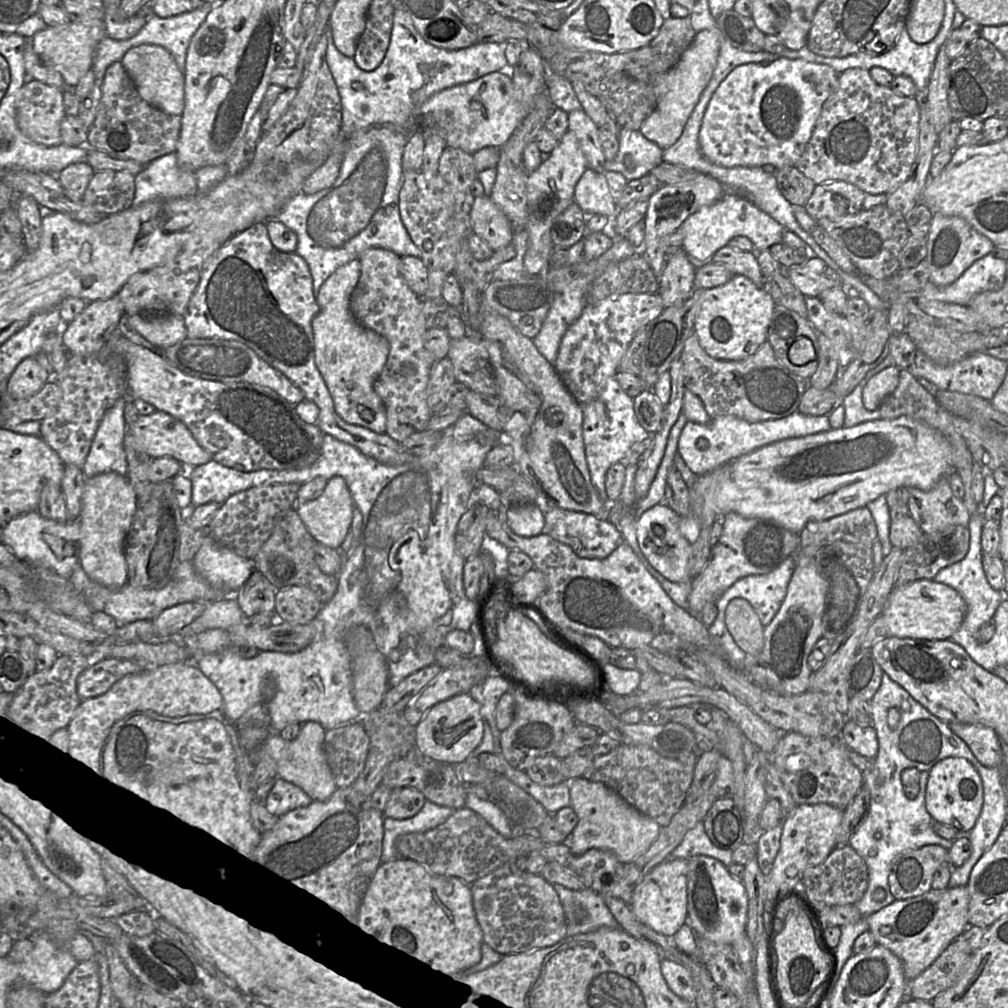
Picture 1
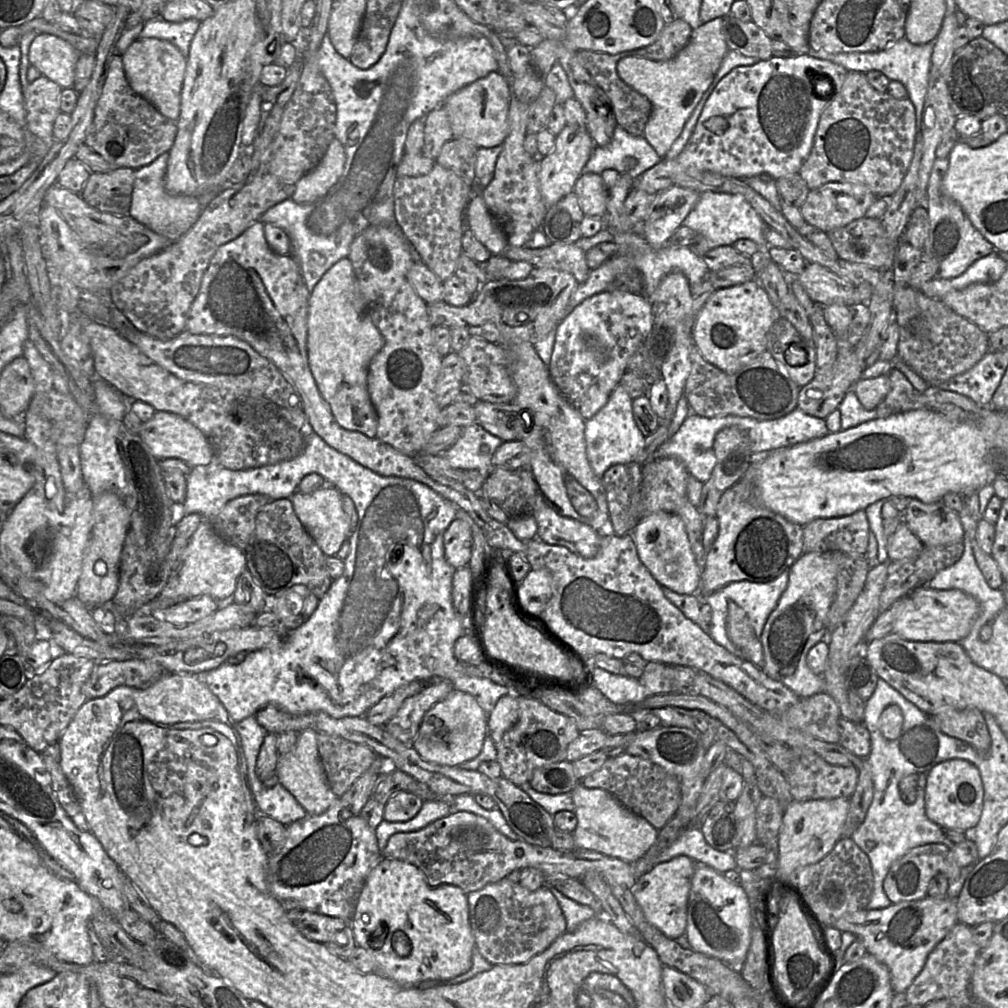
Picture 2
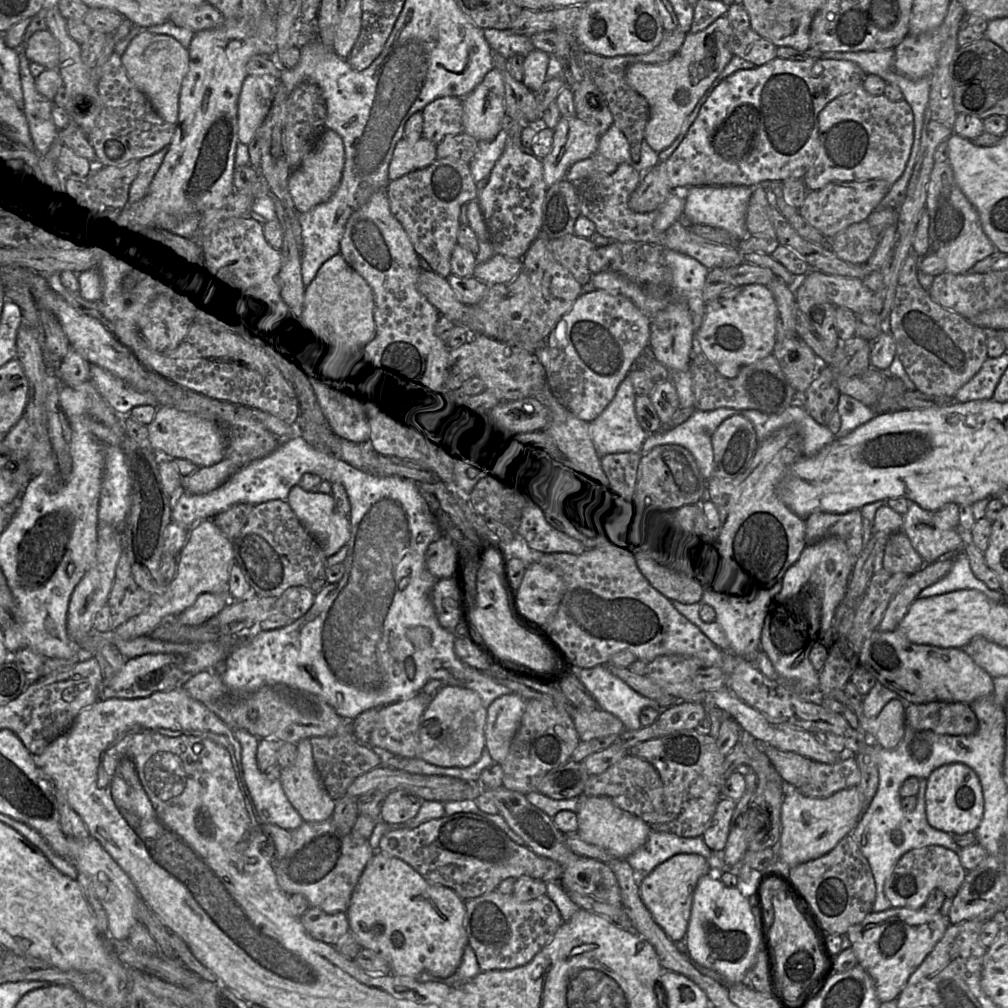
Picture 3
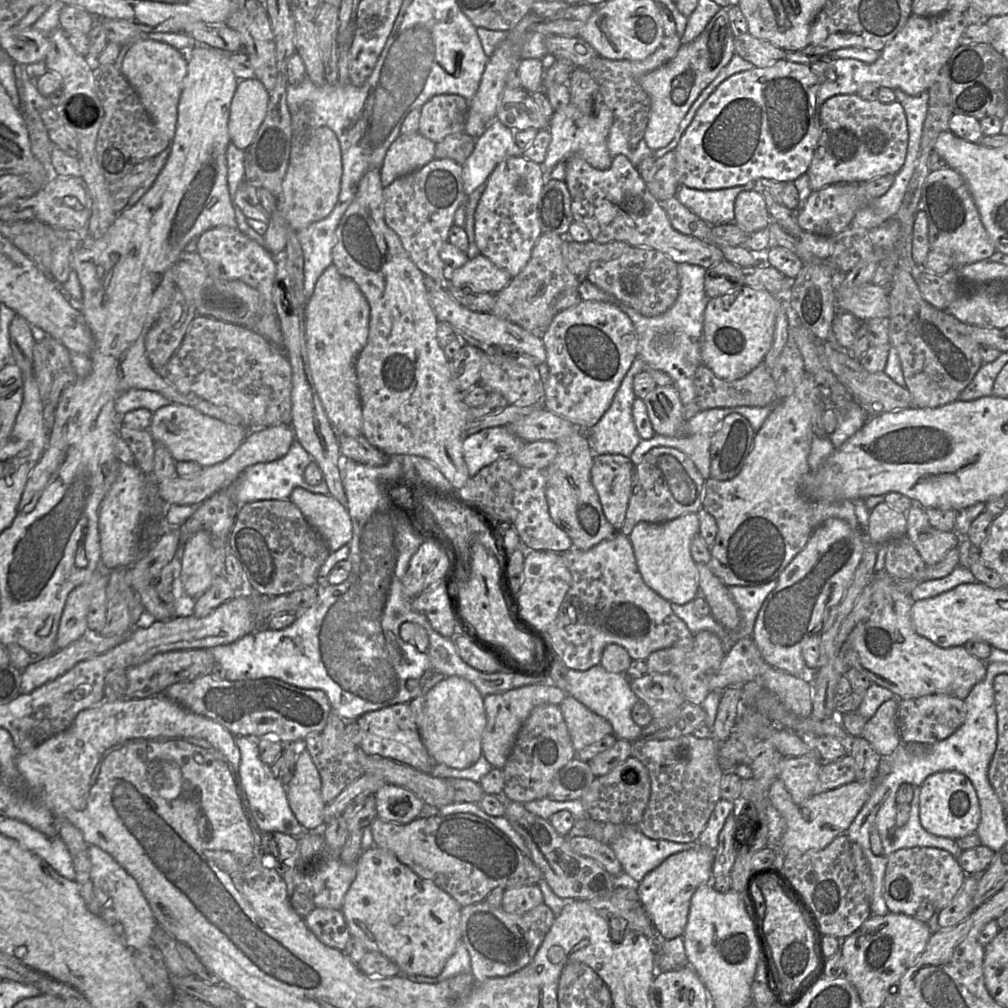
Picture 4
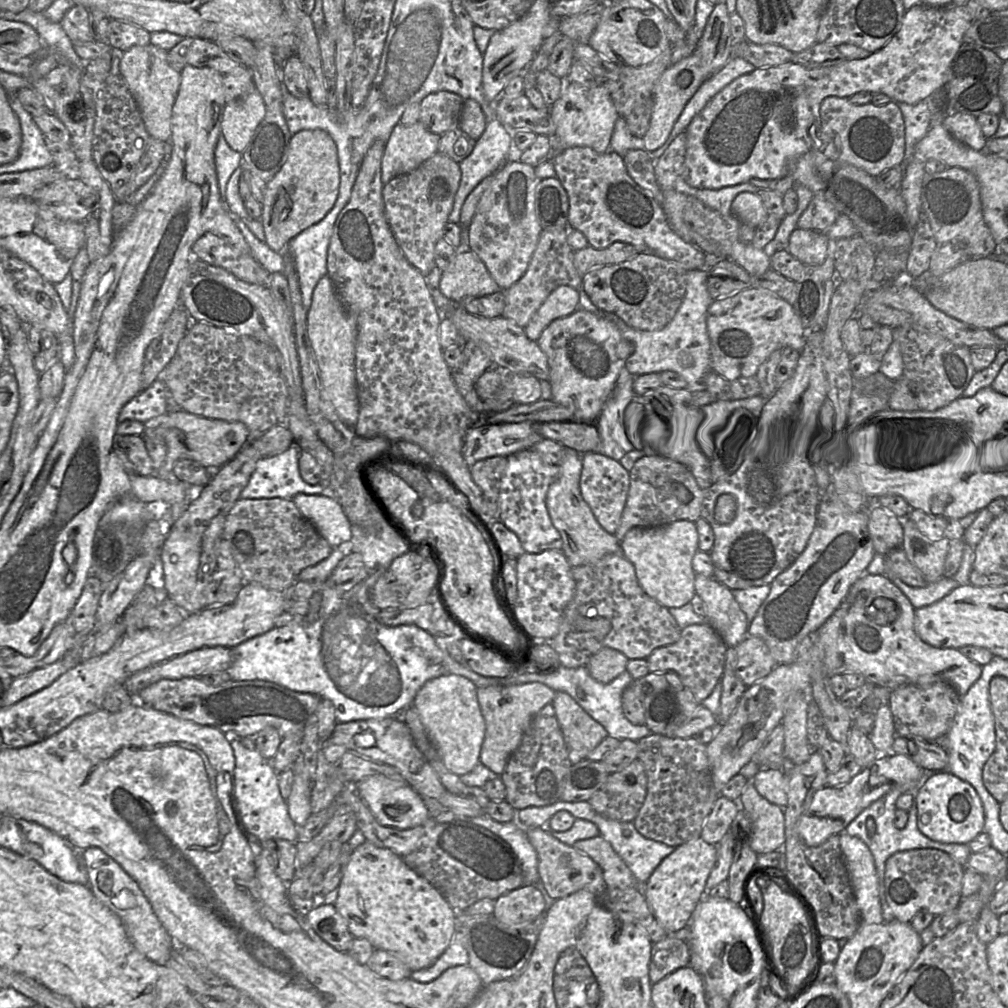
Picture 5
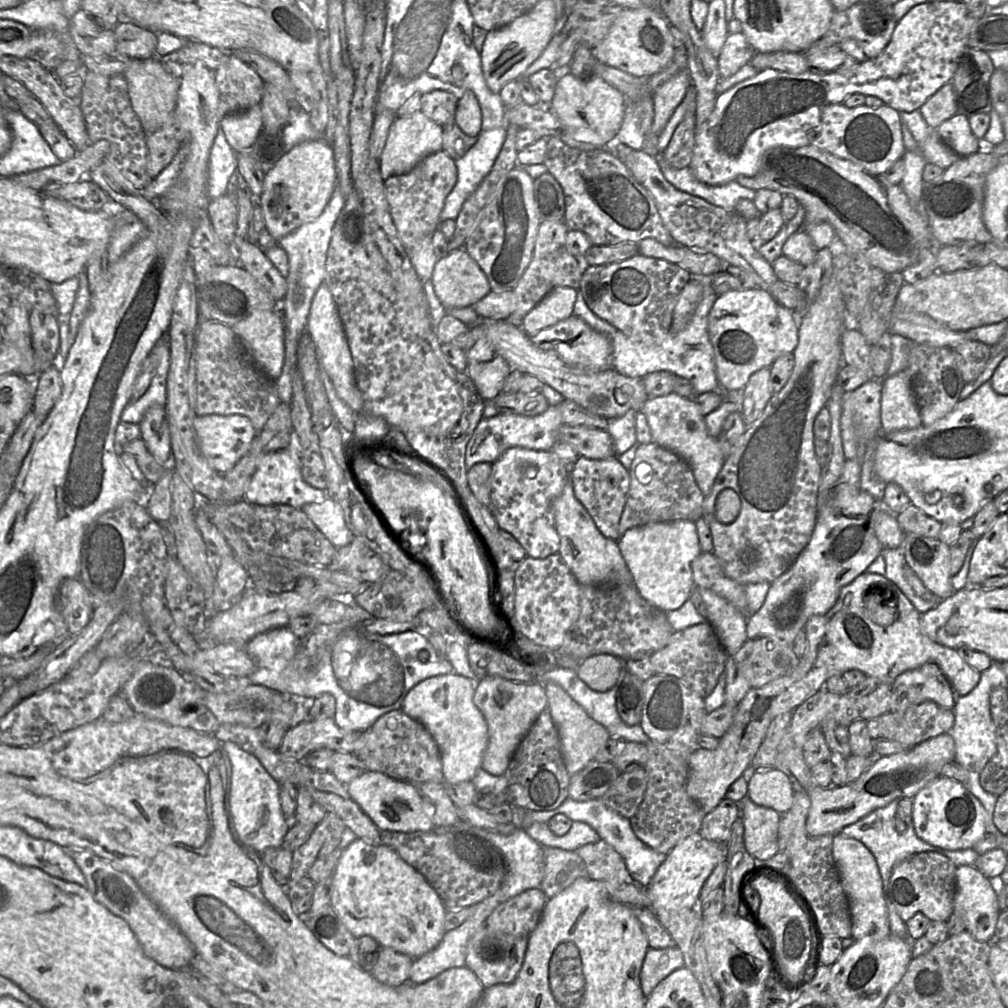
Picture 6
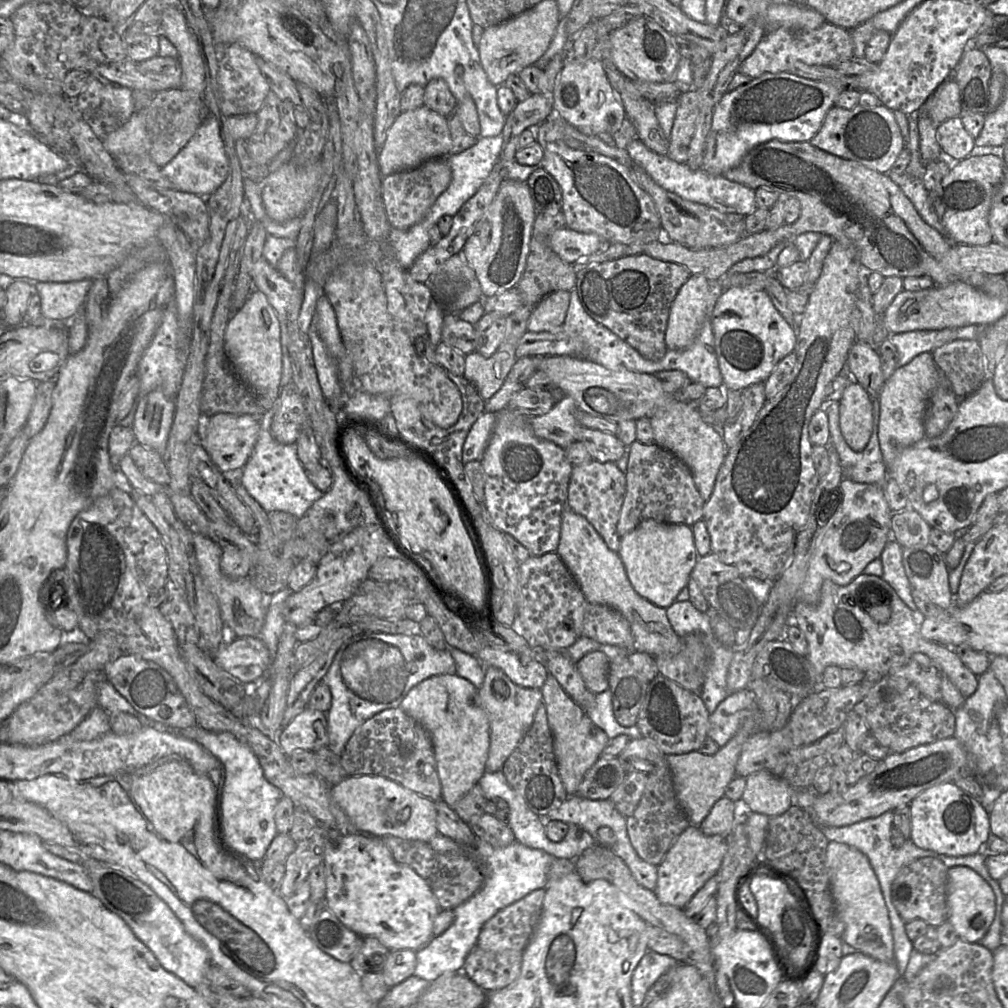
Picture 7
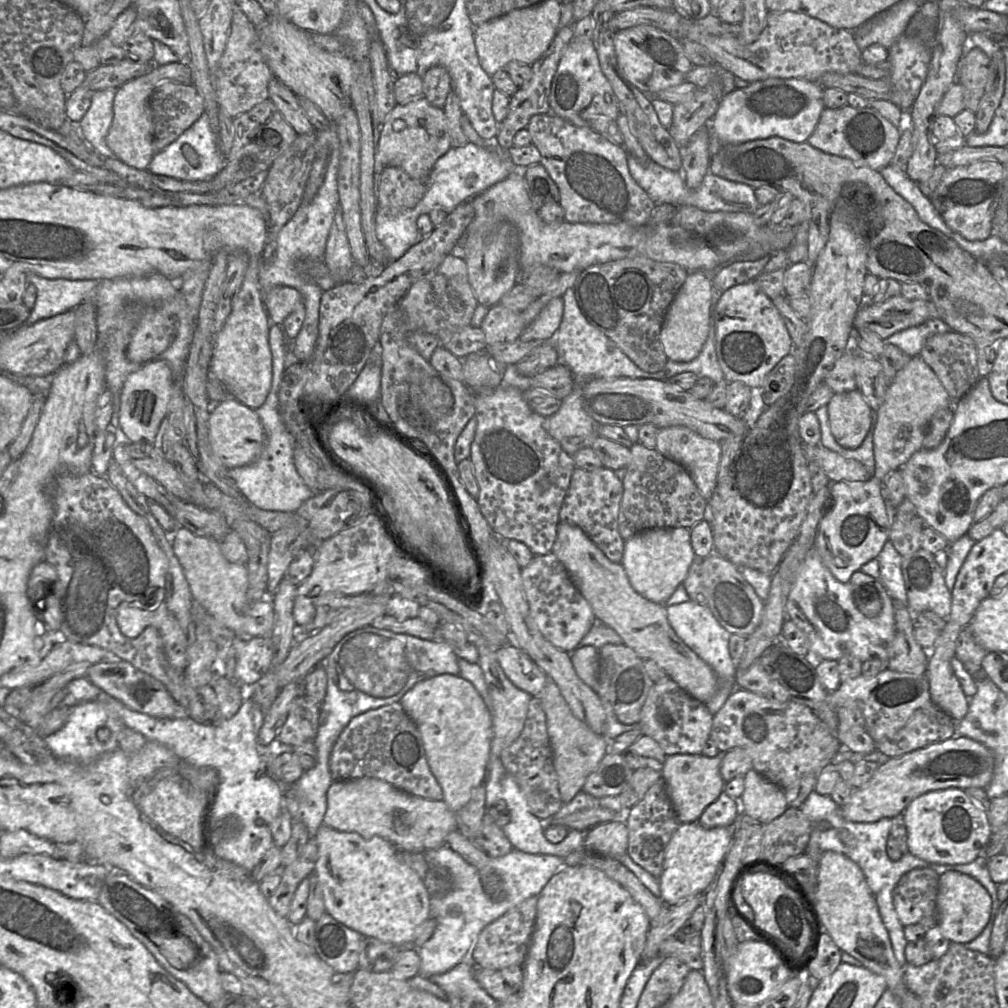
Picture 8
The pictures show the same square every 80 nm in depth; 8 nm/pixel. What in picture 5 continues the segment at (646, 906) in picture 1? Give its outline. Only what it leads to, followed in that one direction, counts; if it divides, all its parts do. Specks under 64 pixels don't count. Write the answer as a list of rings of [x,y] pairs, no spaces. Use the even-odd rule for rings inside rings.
[[[701,837],[679,845],[654,870],[648,881],[642,885],[643,894],[660,925],[668,935],[682,931],[699,902],[705,896],[708,877],[717,860],[717,847]]]

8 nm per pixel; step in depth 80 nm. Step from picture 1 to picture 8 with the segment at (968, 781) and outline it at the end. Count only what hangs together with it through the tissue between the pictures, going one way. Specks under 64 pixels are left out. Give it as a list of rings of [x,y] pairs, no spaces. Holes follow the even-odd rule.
[[[950,787],[926,792],[904,809],[908,852],[934,864],[966,864],[983,853],[992,829],[987,812],[977,807],[964,789]]]

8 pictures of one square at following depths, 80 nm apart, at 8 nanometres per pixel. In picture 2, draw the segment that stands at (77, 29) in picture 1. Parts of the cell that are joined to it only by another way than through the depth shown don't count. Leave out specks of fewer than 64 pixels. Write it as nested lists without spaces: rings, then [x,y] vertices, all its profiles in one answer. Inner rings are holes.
[[[38,34],[29,47],[30,64],[63,89],[73,88],[79,58],[72,44],[52,34]]]

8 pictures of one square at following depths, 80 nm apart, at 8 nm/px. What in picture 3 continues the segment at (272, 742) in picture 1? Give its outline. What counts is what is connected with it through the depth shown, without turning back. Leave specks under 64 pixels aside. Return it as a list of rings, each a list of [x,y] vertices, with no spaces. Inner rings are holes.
[[[310,739],[297,744],[294,763],[283,769],[280,778],[284,792],[304,822],[329,820],[336,801],[325,789],[313,759]]]

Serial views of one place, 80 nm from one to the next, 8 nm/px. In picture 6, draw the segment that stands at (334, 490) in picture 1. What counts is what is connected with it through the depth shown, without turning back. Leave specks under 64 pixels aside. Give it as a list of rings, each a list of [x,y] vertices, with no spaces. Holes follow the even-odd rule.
[[[332,499],[305,504],[301,510],[335,547],[343,547],[353,539],[345,524],[341,506]]]

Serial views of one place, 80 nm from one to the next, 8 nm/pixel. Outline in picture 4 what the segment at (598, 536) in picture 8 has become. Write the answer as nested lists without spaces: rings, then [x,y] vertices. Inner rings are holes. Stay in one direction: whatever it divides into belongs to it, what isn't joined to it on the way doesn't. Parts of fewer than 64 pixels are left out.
[[[617,454],[595,455],[590,471],[603,513],[619,531],[623,525],[632,493],[635,465],[628,457]]]

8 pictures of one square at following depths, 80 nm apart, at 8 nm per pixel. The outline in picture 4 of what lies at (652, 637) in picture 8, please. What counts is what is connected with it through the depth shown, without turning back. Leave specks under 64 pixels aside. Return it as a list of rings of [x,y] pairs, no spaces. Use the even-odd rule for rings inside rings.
[[[583,432],[562,437],[555,440],[555,443],[557,455],[545,469],[548,511],[553,522],[570,537],[573,548],[589,550],[617,532],[607,521],[598,494],[591,483],[590,471],[595,454],[588,435]]]

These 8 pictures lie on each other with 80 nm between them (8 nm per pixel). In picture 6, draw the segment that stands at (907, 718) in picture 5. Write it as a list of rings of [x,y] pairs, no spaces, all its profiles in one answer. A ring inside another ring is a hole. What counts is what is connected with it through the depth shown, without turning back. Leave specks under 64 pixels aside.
[[[932,662],[901,673],[891,687],[894,707],[890,713],[896,719],[902,719],[909,706],[928,700],[953,710],[959,697],[941,669]]]

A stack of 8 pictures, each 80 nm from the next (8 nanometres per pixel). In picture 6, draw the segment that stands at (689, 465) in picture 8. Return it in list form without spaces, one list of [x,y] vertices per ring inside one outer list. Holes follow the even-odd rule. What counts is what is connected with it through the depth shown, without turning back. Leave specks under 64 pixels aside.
[[[673,391],[667,395],[649,397],[641,410],[647,418],[652,442],[682,457],[690,465],[703,495],[708,495],[726,458],[717,438],[708,433],[705,418],[697,408],[694,399],[682,397]]]

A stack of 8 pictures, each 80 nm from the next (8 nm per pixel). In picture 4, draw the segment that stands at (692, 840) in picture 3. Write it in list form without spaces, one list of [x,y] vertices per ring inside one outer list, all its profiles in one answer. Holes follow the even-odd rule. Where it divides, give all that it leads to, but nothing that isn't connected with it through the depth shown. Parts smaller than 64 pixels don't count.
[[[624,825],[621,827],[621,833],[609,846],[615,852],[622,868],[623,875],[628,883],[638,884],[650,871],[659,866],[669,856],[689,850],[698,842],[682,843],[665,839],[651,839],[643,834],[637,825]]]

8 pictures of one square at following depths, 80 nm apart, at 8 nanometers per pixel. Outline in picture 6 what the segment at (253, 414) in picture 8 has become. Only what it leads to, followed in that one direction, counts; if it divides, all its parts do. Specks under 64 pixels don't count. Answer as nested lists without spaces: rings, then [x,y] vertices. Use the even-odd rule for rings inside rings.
[[[210,414],[196,416],[194,428],[200,452],[209,465],[220,473],[228,472],[247,453],[258,434],[251,421],[243,415]]]

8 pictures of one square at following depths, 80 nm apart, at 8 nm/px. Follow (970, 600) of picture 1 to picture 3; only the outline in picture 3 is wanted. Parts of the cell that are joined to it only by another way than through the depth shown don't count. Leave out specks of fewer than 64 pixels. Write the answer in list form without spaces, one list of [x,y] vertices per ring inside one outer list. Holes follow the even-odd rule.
[[[961,550],[954,559],[951,570],[942,579],[924,588],[918,597],[926,598],[959,589],[975,589],[984,593],[990,600],[1004,603],[1006,596],[1001,590],[990,589],[971,570],[969,557]]]

